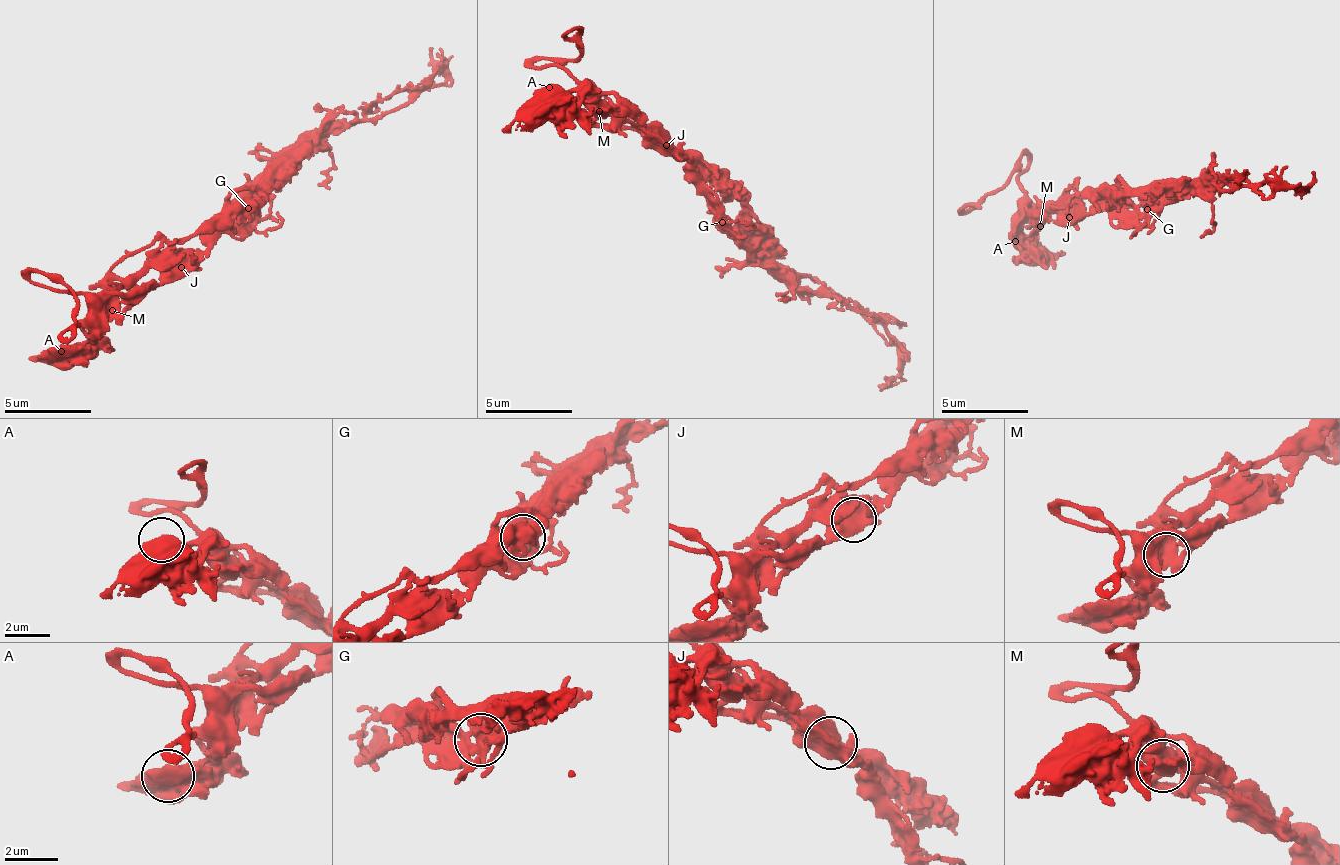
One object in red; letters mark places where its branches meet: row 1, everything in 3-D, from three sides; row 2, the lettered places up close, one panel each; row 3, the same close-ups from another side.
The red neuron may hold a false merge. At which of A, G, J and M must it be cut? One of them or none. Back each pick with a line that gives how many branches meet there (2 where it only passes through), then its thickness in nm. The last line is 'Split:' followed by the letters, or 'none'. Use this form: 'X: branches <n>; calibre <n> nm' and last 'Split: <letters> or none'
Split: none

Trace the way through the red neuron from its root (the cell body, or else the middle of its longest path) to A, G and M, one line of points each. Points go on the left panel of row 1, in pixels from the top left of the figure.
A: (257, 193), (225, 204), (194, 232), (158, 251), (96, 314), (90, 333), (61, 351)
G: (257, 193), (244, 200), (241, 211), (248, 207)
M: (257, 193), (251, 198), (225, 204), (194, 232), (174, 239), (119, 294), (117, 305), (112, 310)

